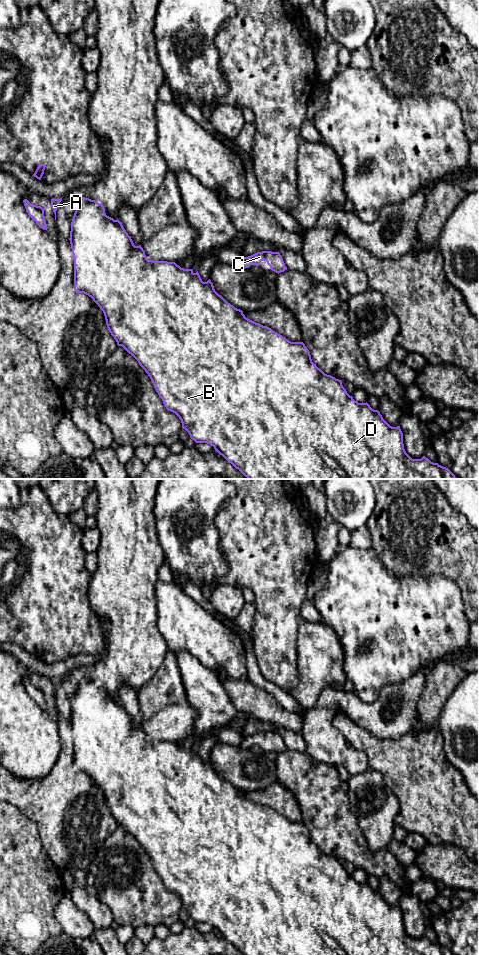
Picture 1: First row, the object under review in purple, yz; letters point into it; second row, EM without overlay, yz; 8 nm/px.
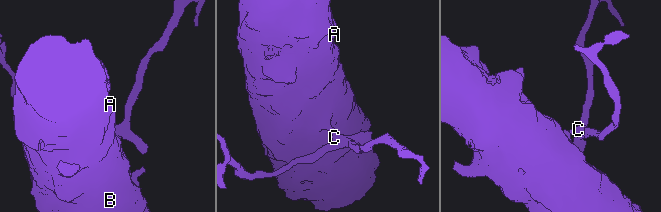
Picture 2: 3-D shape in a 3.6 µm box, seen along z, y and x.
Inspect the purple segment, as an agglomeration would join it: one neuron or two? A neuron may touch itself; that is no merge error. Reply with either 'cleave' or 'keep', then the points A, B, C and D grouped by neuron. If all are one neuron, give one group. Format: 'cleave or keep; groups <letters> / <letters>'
keep; groups A B C D

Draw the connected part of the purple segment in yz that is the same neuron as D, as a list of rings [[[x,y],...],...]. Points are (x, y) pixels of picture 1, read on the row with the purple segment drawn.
[[[80,197],[71,222],[70,244],[74,258],[74,290],[84,293],[103,311],[106,325],[117,342],[131,354],[150,377],[156,392],[168,411],[175,413],[192,440],[207,443],[238,469],[248,479],[457,479],[446,467],[431,462],[423,456],[412,459],[405,451],[400,426],[390,426],[378,410],[366,403],[358,403],[342,385],[342,381],[325,374],[312,362],[311,355],[303,342],[291,342],[282,335],[245,317],[219,295],[209,279],[203,282],[198,271],[184,269],[175,262],[148,260],[145,251],[135,246],[119,220],[105,213],[102,204]]]

